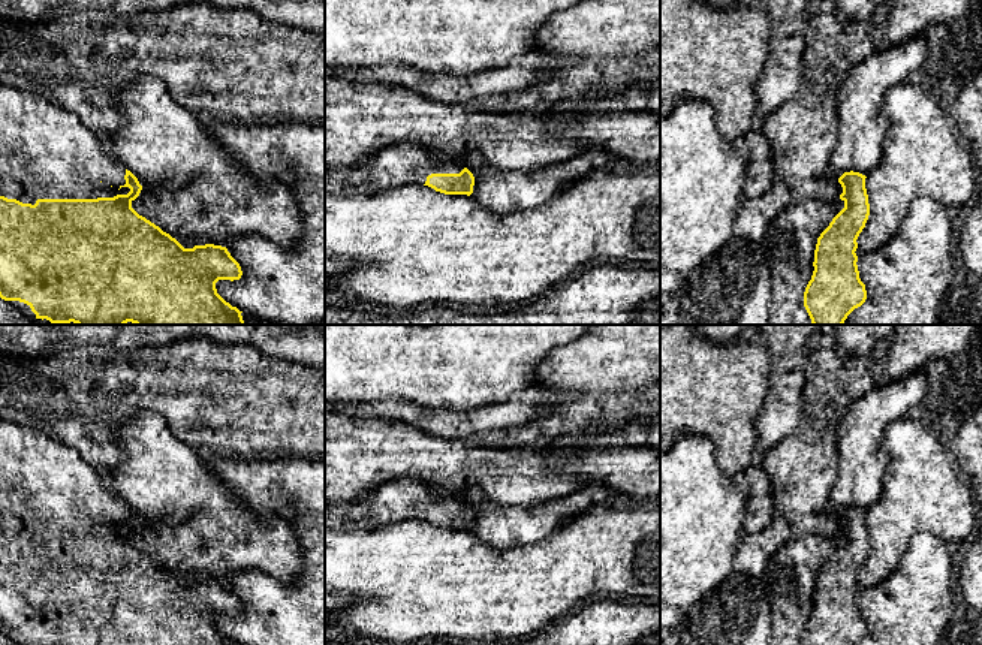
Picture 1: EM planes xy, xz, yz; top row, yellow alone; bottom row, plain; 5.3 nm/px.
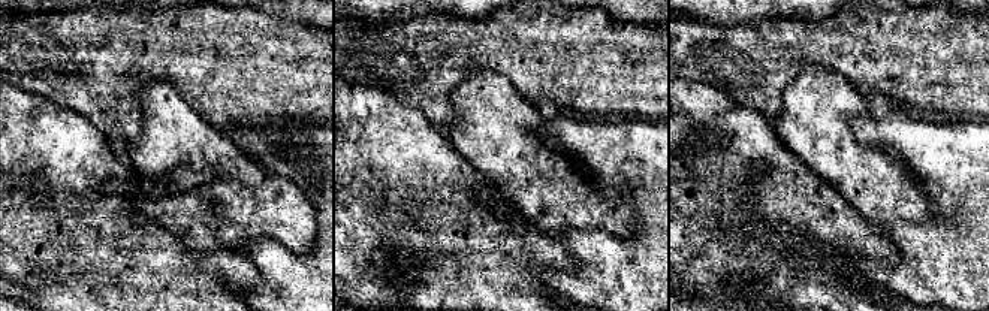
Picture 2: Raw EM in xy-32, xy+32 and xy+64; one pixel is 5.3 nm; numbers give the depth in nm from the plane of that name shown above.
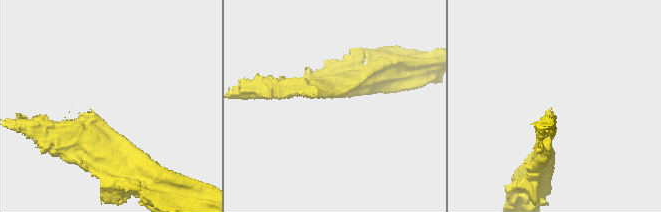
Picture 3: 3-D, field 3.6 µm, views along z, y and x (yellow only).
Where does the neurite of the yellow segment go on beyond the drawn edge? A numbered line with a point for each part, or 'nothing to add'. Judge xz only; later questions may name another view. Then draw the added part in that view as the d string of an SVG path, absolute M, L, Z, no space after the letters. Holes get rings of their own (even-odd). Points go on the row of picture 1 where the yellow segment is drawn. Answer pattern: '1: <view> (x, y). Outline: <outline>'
1: xz (401, 165). Outline: M392 147L388 153L368 153L365 157L365 190L377 193L400 186L424 186L431 174L460 174L461 171L436 171L431 147Z

